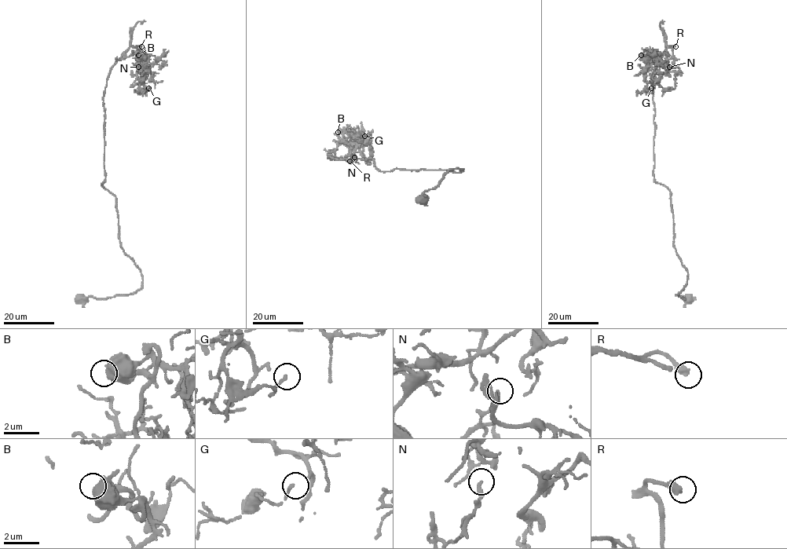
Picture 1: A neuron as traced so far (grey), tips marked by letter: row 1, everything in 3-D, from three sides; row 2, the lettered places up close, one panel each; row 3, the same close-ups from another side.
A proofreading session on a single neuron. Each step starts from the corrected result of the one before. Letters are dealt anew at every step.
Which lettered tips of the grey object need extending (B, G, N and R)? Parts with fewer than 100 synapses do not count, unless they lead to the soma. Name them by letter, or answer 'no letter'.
R

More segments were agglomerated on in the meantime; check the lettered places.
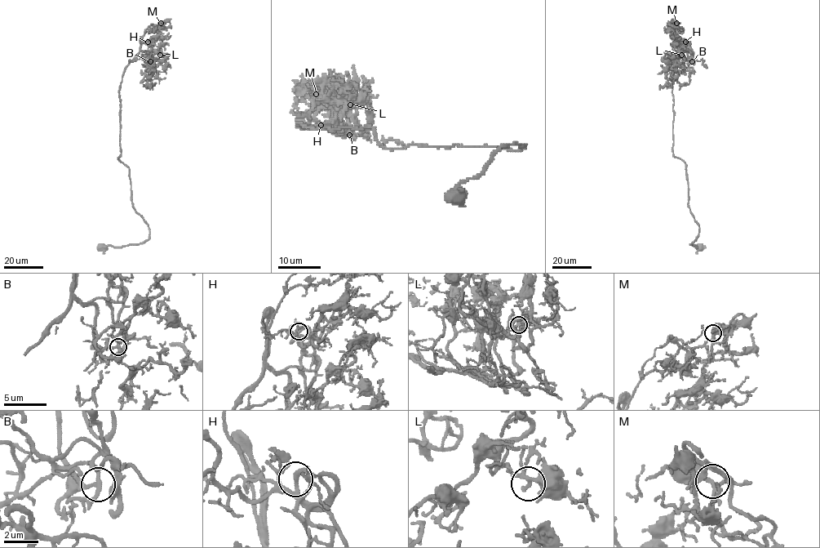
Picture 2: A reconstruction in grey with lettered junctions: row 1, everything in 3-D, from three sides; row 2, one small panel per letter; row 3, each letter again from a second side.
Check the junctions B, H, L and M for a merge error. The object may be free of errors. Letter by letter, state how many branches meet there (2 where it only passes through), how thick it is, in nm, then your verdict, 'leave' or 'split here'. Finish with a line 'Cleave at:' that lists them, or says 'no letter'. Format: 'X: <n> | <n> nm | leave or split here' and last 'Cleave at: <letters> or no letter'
B: 3 | 200 nm | leave
H: 3 | 200 nm | leave
L: 3 | 240 nm | leave
M: 3 | 220 nm | leave
Cleave at: no letter

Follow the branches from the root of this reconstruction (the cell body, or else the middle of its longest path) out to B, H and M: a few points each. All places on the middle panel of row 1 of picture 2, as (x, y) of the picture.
B: (456, 196), (501, 147), (525, 144), (386, 149), (373, 127), (331, 131), (297, 122), (349, 134)
H: (456, 196), (501, 147), (525, 144), (386, 149), (373, 127), (331, 131), (297, 122), (321, 126)
M: (456, 196), (525, 144), (386, 149), (369, 126), (298, 126), (312, 126), (295, 102), (317, 109), (316, 94)

